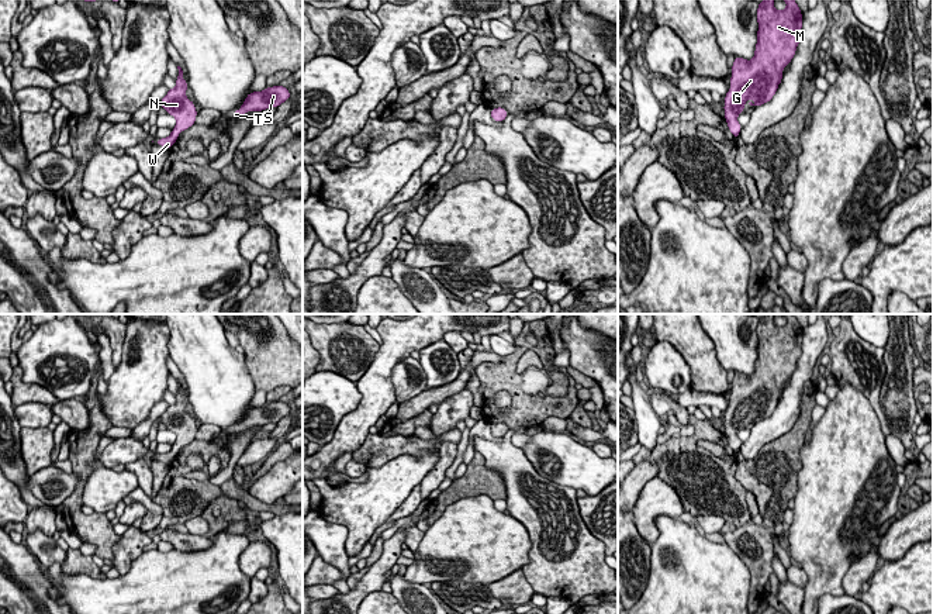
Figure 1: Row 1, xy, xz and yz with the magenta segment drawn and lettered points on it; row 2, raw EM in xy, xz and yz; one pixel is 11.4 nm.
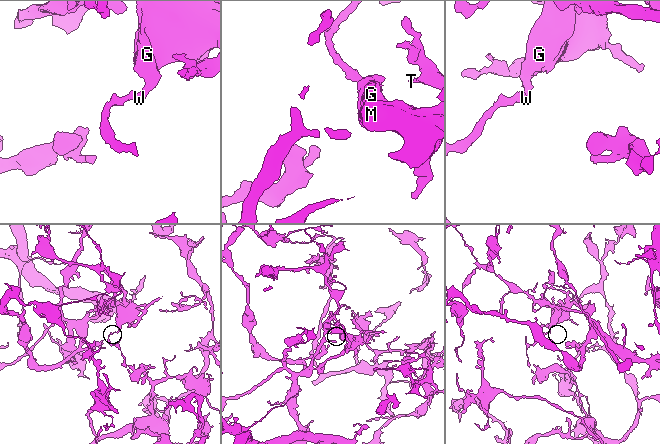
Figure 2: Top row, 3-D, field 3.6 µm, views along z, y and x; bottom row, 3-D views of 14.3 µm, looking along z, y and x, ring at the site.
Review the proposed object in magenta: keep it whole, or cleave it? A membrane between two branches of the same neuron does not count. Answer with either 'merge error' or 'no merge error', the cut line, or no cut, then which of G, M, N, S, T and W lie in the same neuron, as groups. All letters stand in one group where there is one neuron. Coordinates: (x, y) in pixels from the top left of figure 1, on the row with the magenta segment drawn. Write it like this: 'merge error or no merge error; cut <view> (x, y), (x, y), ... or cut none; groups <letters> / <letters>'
no merge error; cut none; groups G M N S T W

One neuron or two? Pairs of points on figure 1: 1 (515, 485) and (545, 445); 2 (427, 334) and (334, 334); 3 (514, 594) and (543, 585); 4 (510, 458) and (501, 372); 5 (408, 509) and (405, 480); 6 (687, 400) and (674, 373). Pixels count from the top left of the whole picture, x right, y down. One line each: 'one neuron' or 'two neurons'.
1: two neurons
2: two neurons
3: two neurons
4: two neurons
5: two neurons
6: two neurons

